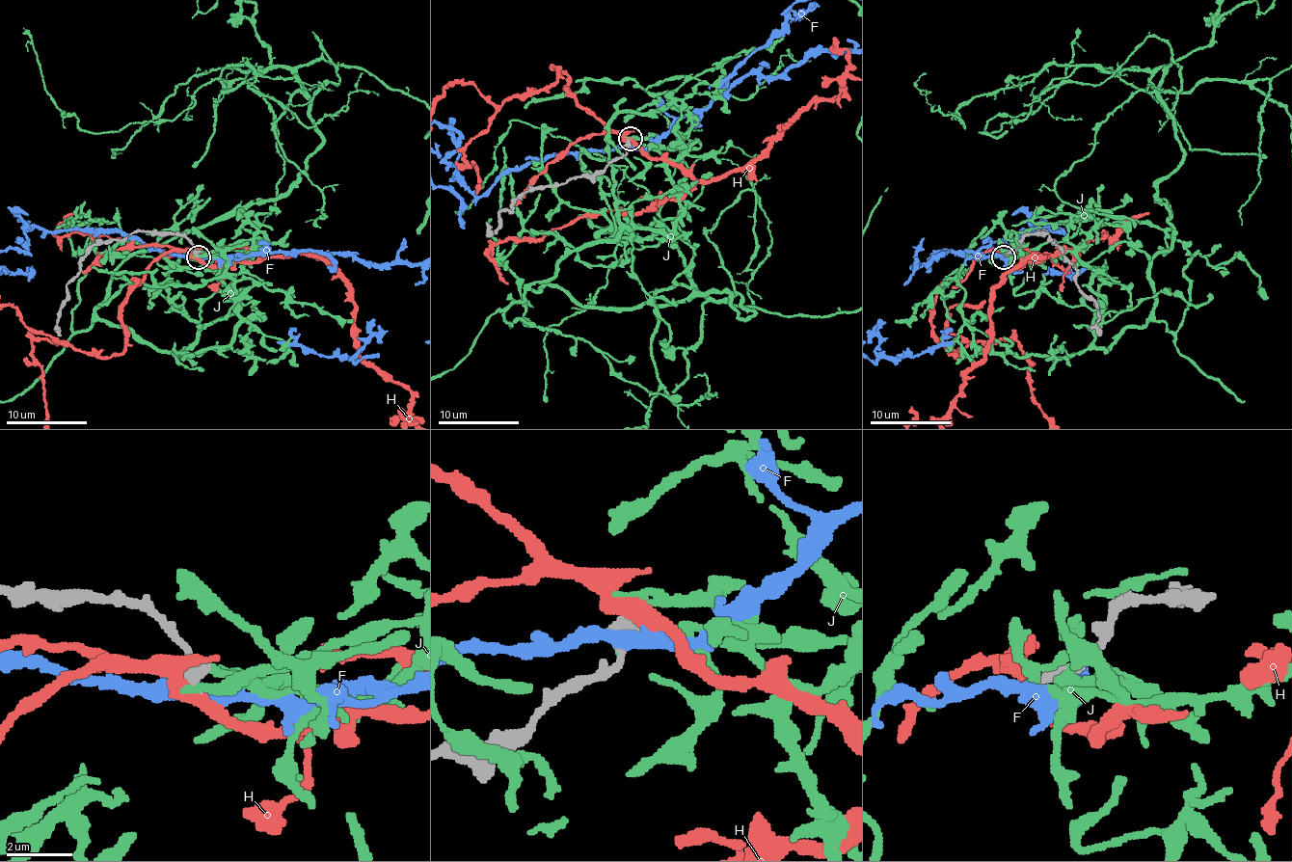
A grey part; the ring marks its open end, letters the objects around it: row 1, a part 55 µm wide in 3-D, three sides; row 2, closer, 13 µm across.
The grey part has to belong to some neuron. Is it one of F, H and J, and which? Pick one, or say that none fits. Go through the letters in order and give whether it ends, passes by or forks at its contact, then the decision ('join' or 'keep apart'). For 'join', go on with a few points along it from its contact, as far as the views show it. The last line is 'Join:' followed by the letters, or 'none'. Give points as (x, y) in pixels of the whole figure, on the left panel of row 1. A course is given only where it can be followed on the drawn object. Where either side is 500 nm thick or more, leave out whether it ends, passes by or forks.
F: it passes by; keep apart
H: it passes by; keep apart
J: it ends; keep apart
Join: none

